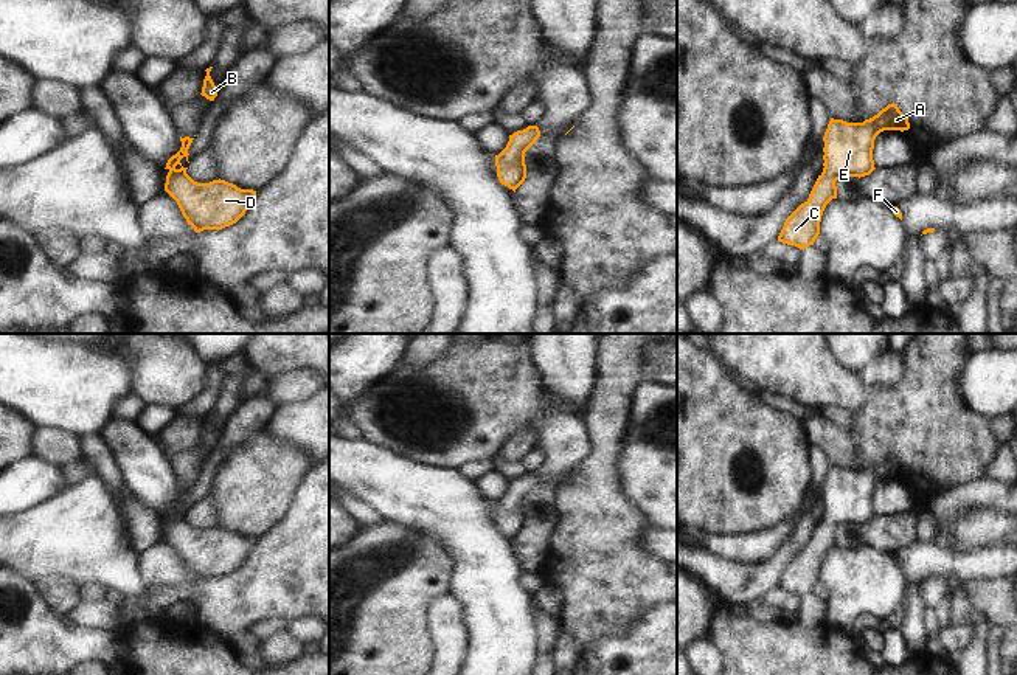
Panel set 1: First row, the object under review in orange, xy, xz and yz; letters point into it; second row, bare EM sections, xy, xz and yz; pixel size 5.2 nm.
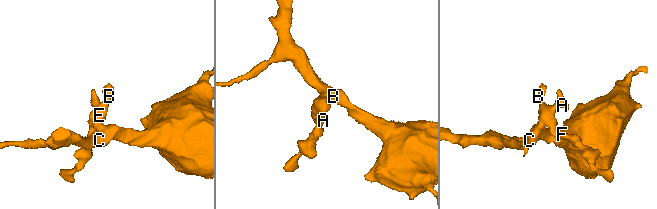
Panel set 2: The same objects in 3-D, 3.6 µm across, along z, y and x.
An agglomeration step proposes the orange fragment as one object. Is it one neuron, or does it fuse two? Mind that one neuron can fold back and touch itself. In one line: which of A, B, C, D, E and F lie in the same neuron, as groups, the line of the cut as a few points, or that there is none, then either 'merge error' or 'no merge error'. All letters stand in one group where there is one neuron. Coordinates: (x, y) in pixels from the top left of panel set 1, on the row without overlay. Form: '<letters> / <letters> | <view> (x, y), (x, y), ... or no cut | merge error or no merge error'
A B C D E F | no cut | no merge error

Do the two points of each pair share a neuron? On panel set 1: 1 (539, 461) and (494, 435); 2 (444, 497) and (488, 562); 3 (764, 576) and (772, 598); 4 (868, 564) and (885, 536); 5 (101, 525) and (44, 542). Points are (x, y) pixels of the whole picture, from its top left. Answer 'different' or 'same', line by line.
1: different
2: same
3: different
4: different
5: same

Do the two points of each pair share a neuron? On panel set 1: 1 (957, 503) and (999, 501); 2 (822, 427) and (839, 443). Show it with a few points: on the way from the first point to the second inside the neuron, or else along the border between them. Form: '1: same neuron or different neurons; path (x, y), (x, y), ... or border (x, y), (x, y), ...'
1: same neuron; path (968, 497), (988, 497)
2: same neuron; path (826, 432), (834, 439)

